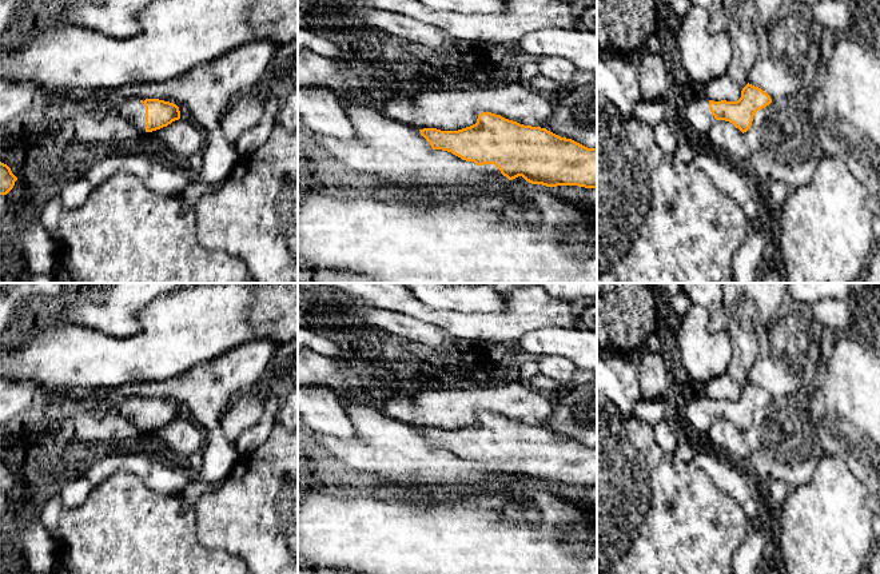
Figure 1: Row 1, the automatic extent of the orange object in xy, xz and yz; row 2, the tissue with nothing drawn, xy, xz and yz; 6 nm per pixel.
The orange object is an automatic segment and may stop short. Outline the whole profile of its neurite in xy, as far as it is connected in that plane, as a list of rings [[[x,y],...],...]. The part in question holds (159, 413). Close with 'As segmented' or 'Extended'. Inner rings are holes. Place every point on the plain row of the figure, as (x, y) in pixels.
[[[127,398],[116,407],[116,411],[142,431],[160,428],[180,418],[176,403],[159,398]]]. Extended

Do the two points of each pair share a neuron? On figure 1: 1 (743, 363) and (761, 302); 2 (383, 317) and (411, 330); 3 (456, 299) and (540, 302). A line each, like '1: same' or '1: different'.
1: same
2: same
3: different

